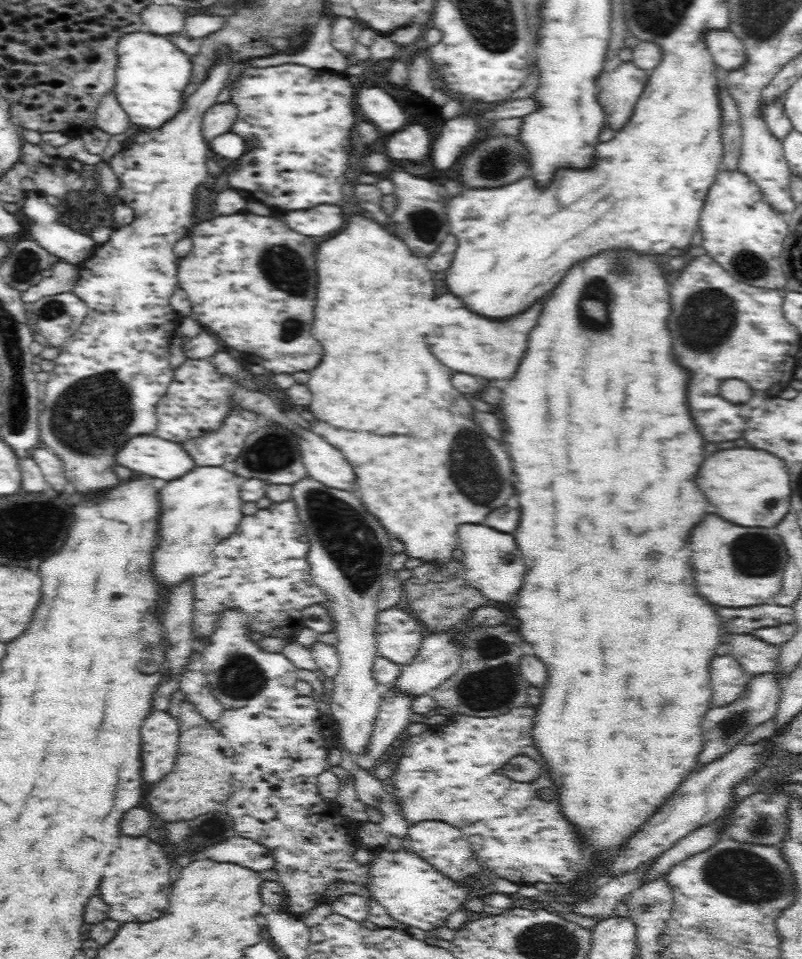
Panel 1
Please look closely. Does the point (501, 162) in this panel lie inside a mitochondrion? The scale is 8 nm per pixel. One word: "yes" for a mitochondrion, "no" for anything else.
yes

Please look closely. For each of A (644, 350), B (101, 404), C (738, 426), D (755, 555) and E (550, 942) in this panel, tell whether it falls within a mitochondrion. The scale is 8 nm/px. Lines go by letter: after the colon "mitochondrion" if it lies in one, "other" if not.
A: other
B: mitochondrion
C: other
D: mitochondrion
E: mitochondrion

